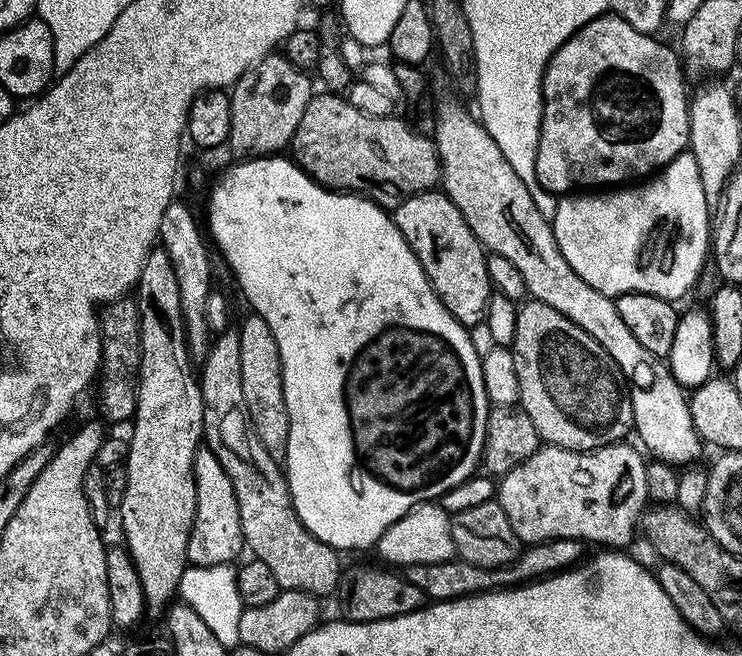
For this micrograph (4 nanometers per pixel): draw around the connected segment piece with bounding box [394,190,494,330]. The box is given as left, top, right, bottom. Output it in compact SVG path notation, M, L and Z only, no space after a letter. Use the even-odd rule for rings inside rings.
M443 191L420 192L395 208L394 219L442 306L446 306L446 310L450 310L453 318L466 329L485 323L488 300L494 293L488 273L488 257L484 245L472 233L458 206L454 206Z

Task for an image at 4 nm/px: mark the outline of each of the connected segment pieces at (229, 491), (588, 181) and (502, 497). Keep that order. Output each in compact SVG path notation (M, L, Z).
M202 446L196 451L194 471L196 472L196 509L188 543L189 565L205 568L215 564L232 564L235 556L240 551L243 553L246 548L234 486L226 470L222 470L222 462L214 458L214 454L207 446Z
M605 14L586 22L586 26L575 29L571 38L558 46L556 53L549 58L544 68L542 94L544 95L544 109L540 123L540 137L538 138L538 154L536 155L536 181L545 192L553 194L568 194L581 184L581 189L596 190L601 186L620 186L625 182L636 182L641 178L648 178L657 170L665 168L675 156L682 154L688 148L690 122L688 121L688 106L690 103L689 89L684 89L685 69L682 67L681 57L675 47L667 48L662 41L656 40L655 35L634 30L630 22L626 22L615 14Z
M628 442L607 444L606 447L595 448L592 452L571 452L565 448L541 446L533 456L526 458L526 462L514 466L514 470L510 470L505 476L499 477L498 499L502 510L506 510L506 518L510 518L510 526L514 526L514 534L518 534L521 545L537 544L538 542L546 542L554 538L574 538L575 540L583 540L589 545L600 544L596 546L603 546L608 550L624 550L627 549L627 544L631 542L632 535L637 535L640 518L644 515L646 505L649 503L648 491L646 490L645 463L645 457L640 457L639 454L628 445Z

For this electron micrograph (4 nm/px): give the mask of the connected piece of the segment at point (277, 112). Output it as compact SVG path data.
M269 54L257 64L253 64L247 72L231 85L230 95L230 134L227 151L232 151L236 158L255 158L280 154L291 145L294 134L298 130L298 122L302 122L302 114L306 114L306 106L310 106L314 95L313 77L305 69L294 66L283 54Z

